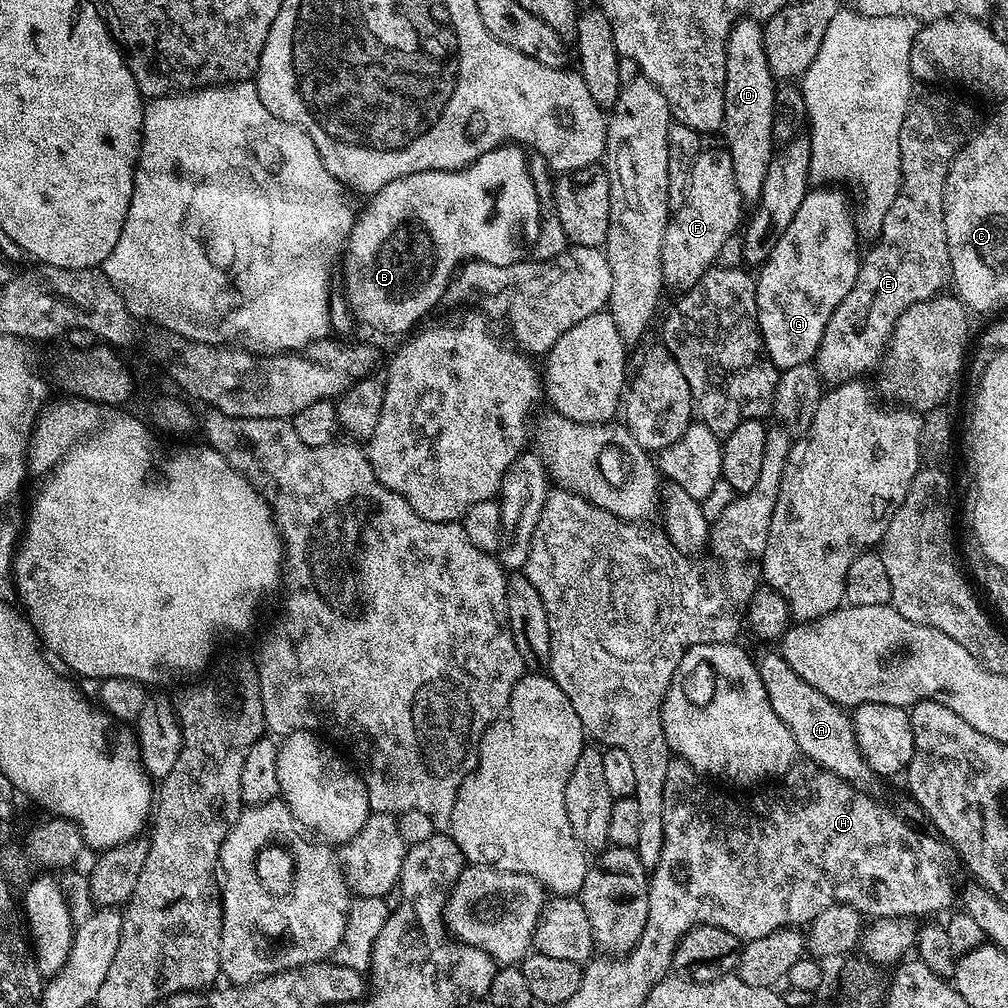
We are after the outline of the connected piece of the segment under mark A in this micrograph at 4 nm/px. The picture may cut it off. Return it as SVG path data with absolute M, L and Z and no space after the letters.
M783 655L759 657L758 667L760 676L764 679L766 692L770 698L770 704L774 706L774 712L778 718L792 732L796 740L796 747L804 752L809 761L833 772L840 773L845 778L857 778L866 772L864 759L856 748L856 739L852 734L850 716L841 705L835 704L830 698L826 698L821 692L812 688L800 675L784 660Z

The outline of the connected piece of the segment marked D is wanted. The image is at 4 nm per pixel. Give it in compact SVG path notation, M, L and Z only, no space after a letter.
M752 18L737 20L730 30L726 46L722 136L728 139L726 150L732 159L736 185L745 201L759 201L764 195L764 183L774 155L772 117L776 86L777 81L764 54L763 27Z

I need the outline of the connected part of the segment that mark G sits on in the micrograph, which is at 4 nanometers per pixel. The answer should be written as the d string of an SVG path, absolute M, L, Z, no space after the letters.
M809 191L802 206L798 206L790 226L786 226L786 230L772 247L772 253L759 269L761 272L756 280L756 305L760 332L764 335L768 356L777 369L807 364L815 357L826 330L826 322L830 322L830 314L838 310L838 302L842 302L842 298L850 294L862 263L862 252L856 249L856 232L858 233L858 228L854 223L853 213L852 216L848 213L848 208L838 193Z

